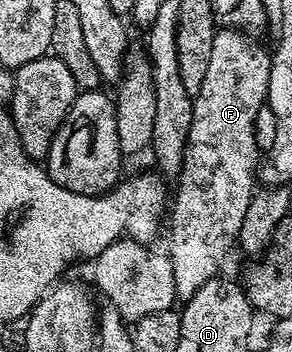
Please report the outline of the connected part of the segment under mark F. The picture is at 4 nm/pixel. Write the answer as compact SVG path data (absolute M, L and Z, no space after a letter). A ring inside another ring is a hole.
M223 28L218 31L213 40L213 52L209 55L209 68L205 71L205 81L201 83L201 88L193 95L193 124L189 124L189 136L185 144L185 160L183 161L183 169L177 175L179 187L174 187L173 201L169 206L169 222L171 218L171 250L169 249L169 257L173 266L173 277L176 285L176 299L186 300L193 296L193 292L197 292L197 288L201 288L201 284L205 284L211 278L216 277L220 273L219 265L227 258L227 253L236 245L239 233L241 232L241 224L245 219L245 212L248 211L252 195L257 190L255 184L255 165L259 162L259 142L255 139L255 121L259 118L259 113L264 113L265 103L267 100L267 89L269 88L269 72L271 71L271 54L263 46L258 46L258 41L252 40L240 31L230 28Z

